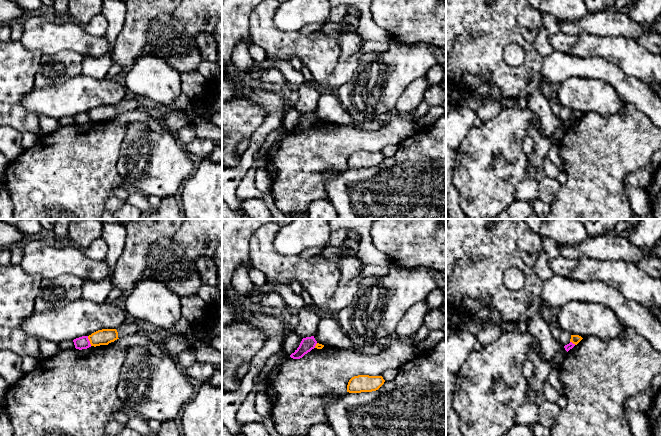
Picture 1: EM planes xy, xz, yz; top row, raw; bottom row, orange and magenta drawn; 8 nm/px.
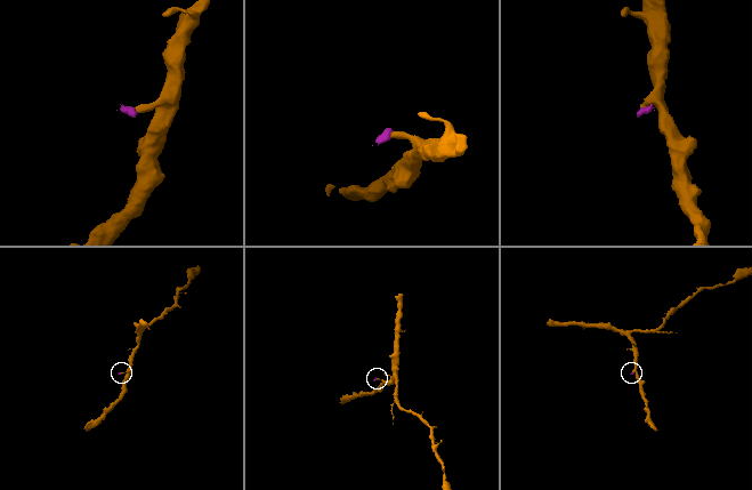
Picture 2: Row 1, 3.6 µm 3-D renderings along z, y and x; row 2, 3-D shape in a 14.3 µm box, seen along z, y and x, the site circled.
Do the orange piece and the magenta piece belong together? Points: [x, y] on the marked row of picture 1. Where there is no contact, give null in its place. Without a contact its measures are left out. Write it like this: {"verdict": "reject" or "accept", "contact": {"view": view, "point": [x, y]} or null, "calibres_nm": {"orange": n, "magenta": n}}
{"verdict": "reject", "contact": {"view": "xy", "point": [89, 340]}, "calibres_nm": {"orange": 130, "magenta": 100}}

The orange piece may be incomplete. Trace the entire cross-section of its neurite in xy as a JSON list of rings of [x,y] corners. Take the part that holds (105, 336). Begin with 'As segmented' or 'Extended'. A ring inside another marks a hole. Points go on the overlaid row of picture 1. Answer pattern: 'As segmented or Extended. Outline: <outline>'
As segmented. Outline: [[[102,329],[98,330],[88,336],[91,346],[108,345],[114,342],[118,338],[118,332],[116,329]]]

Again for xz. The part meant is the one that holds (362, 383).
As segmented. Outline: [[[358,375],[352,377],[347,385],[347,392],[361,393],[378,390],[385,380],[382,376]]]

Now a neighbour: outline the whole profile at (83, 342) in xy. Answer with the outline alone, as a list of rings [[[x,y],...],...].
[[[82,336],[73,340],[75,348],[82,350],[91,347],[88,336]]]

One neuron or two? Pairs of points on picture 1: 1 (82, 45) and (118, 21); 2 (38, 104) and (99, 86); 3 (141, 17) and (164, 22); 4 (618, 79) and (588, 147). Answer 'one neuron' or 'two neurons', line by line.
1: two neurons
2: one neuron
3: two neurons
4: two neurons

